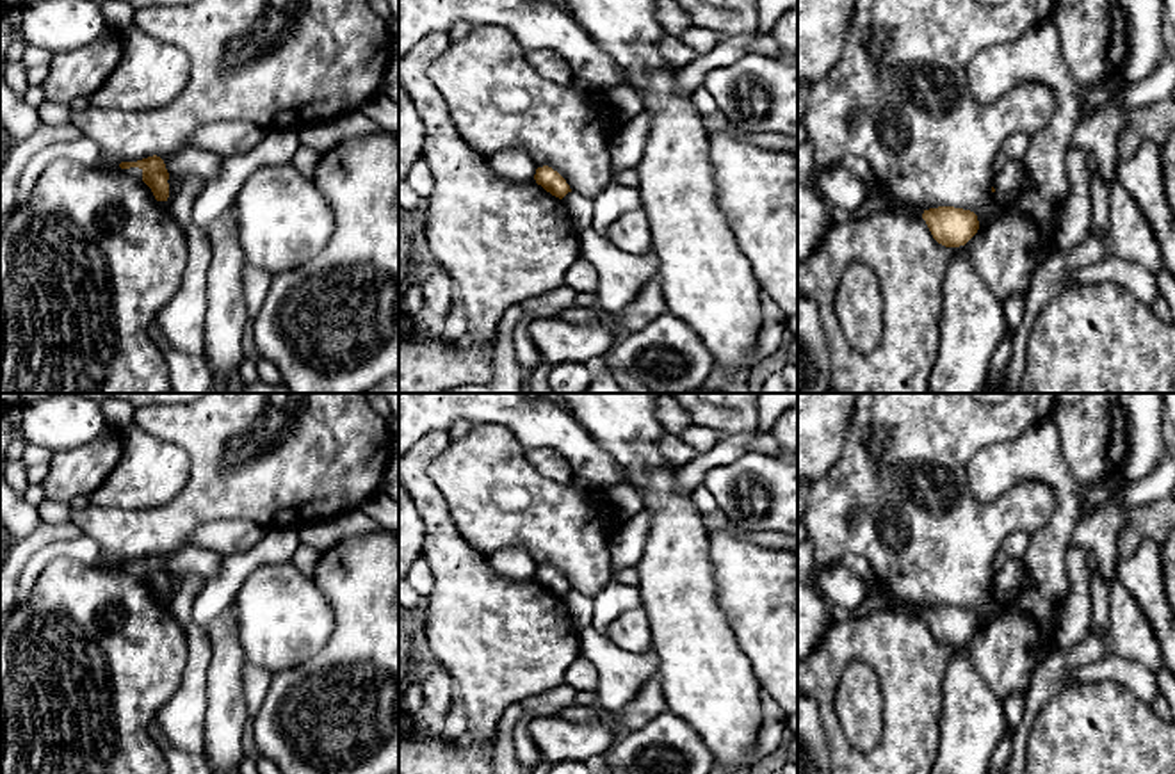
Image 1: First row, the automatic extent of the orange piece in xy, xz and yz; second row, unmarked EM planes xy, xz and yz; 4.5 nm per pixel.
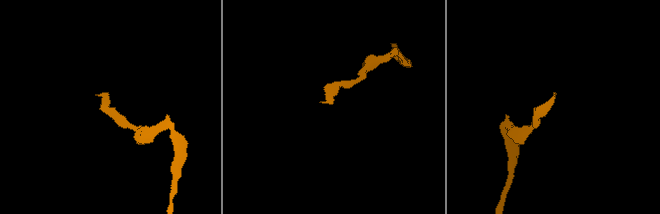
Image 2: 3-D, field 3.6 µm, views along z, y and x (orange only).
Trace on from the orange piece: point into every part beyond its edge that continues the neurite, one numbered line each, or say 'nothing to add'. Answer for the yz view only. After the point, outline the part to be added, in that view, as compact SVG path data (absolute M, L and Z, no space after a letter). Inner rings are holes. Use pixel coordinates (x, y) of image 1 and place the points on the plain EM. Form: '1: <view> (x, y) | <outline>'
nothing to add

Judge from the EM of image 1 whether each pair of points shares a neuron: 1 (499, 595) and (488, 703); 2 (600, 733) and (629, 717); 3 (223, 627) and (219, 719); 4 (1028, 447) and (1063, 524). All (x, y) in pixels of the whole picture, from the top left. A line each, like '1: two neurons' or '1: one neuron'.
1: one neuron
2: two neurons
3: one neuron
4: one neuron

